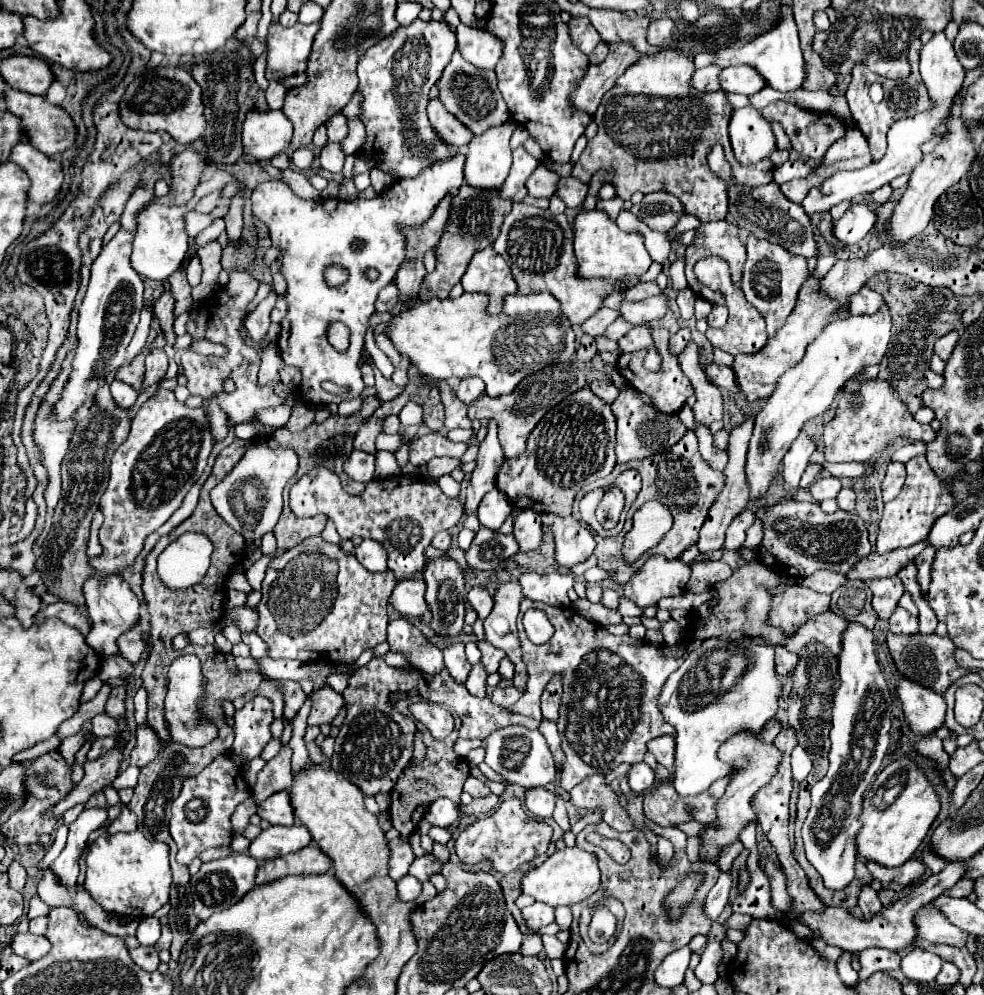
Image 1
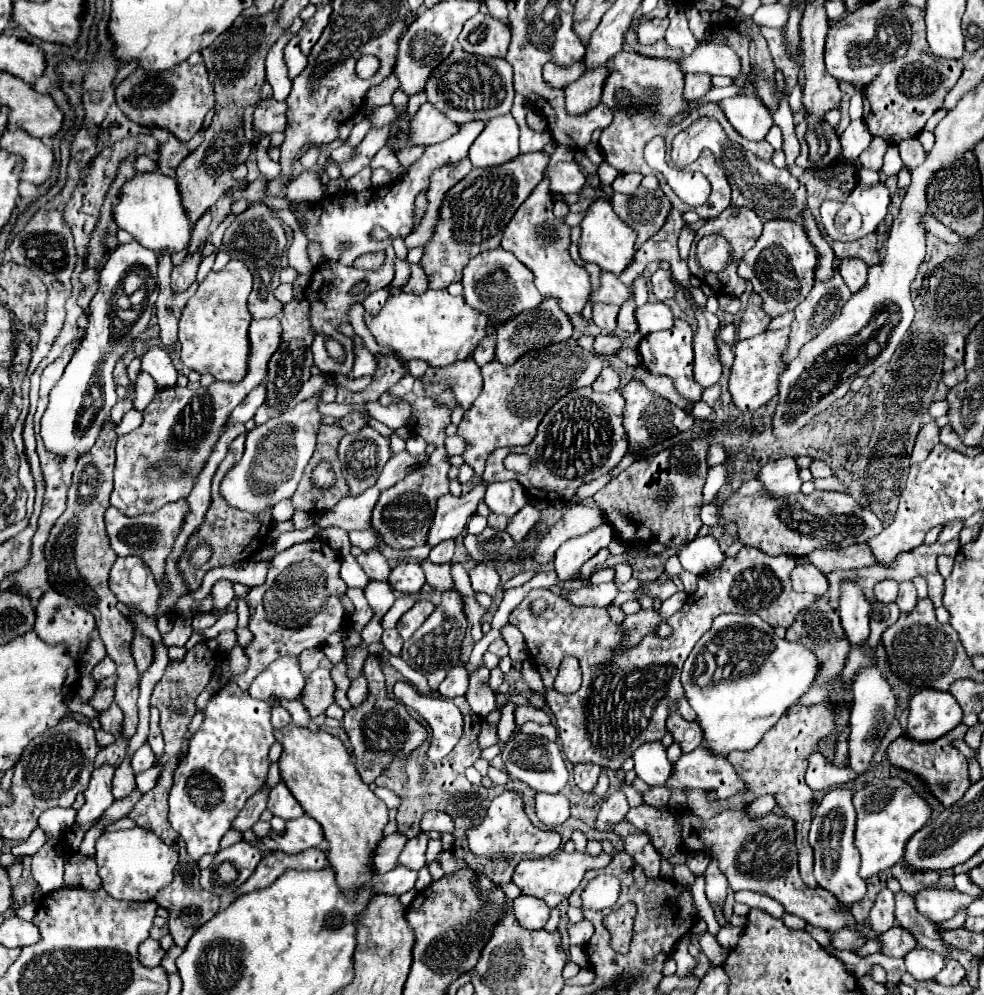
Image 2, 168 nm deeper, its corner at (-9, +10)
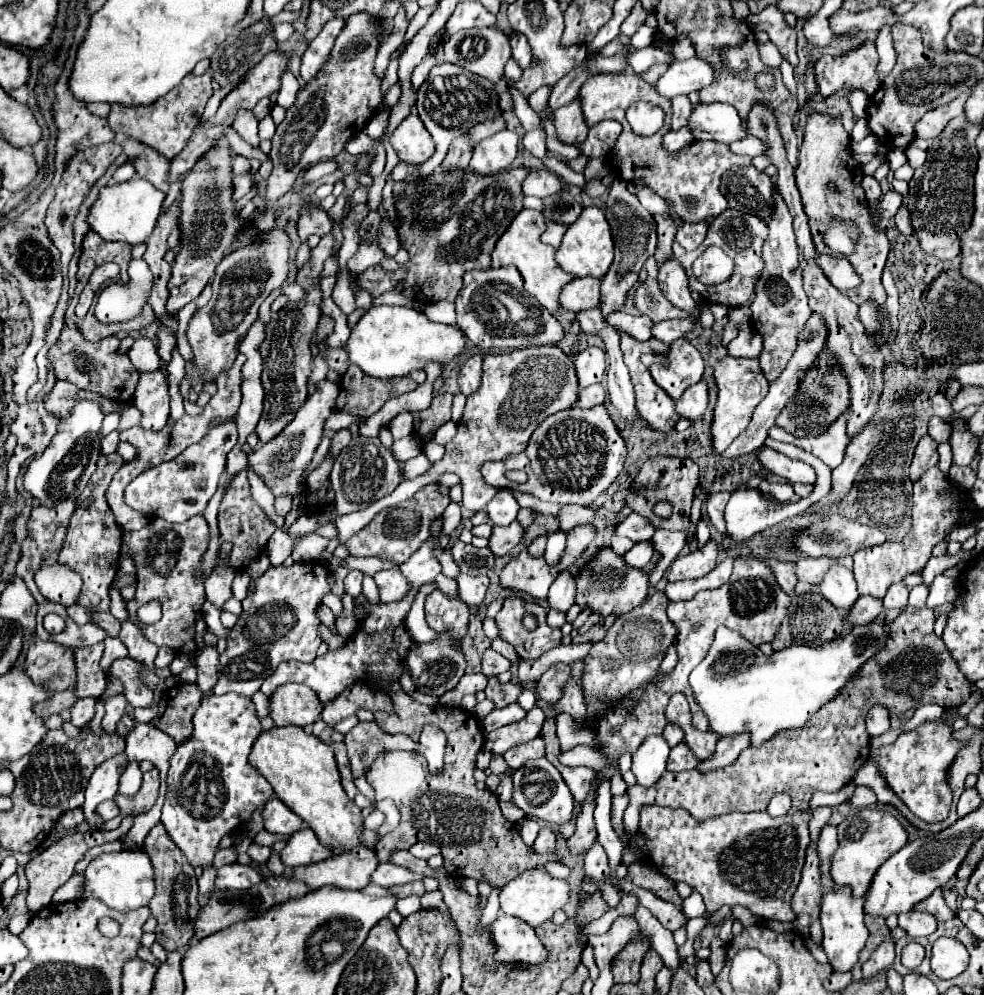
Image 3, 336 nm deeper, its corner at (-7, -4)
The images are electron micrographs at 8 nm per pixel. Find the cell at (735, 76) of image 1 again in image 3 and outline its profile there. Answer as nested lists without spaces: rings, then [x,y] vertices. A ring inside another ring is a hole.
[[[694,56],[690,60],[670,64],[670,68],[656,82],[656,90],[666,98],[674,98],[678,94],[702,90],[710,86],[710,82],[714,82],[714,70],[710,62]]]

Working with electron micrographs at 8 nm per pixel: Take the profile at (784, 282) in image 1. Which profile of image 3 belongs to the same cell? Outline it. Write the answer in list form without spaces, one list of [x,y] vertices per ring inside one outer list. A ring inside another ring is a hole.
[[[780,194],[774,196],[774,202],[776,202],[776,210],[774,210],[772,220],[768,222],[770,234],[762,250],[764,270],[758,282],[754,284],[754,300],[750,304],[754,328],[764,338],[764,350],[758,358],[760,368],[770,382],[776,380],[778,374],[784,370],[792,350],[796,348],[796,336],[812,314],[806,292],[802,288],[802,268],[798,262],[798,244],[796,244],[796,236],[792,230],[792,216]]]

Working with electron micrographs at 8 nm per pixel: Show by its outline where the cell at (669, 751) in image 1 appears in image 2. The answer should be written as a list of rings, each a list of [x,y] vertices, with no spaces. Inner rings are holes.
[[[672,706],[672,712],[668,714],[666,720],[666,728],[672,732],[674,742],[678,742],[682,746],[682,752],[692,752],[694,748],[698,748],[704,740],[704,732],[700,728],[698,722],[688,722],[680,716],[680,712]]]

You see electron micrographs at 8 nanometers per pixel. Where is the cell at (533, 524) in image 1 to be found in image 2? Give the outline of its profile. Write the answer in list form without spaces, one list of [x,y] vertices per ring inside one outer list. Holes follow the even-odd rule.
[[[528,502],[516,516],[508,520],[506,532],[514,538],[514,542],[522,542],[524,536],[530,532],[530,528],[538,522],[538,518],[540,518],[540,510]]]

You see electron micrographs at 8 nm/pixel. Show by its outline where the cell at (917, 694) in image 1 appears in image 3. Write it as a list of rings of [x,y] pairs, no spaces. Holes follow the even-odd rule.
[[[944,720],[924,722],[916,730],[902,732],[892,746],[872,752],[880,774],[888,786],[906,802],[906,806],[924,822],[940,822],[948,818],[952,792],[946,784],[946,770],[960,750],[960,742],[952,736],[954,728]]]

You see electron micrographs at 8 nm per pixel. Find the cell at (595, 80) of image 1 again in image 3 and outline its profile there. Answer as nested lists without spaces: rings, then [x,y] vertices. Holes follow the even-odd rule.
[[[574,100],[570,106],[562,106],[554,112],[554,126],[558,140],[564,144],[576,144],[586,140],[588,126],[582,114],[582,102]]]

